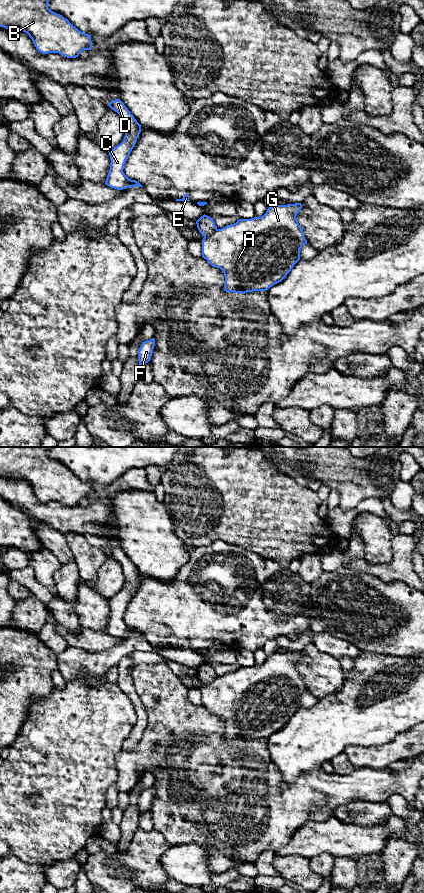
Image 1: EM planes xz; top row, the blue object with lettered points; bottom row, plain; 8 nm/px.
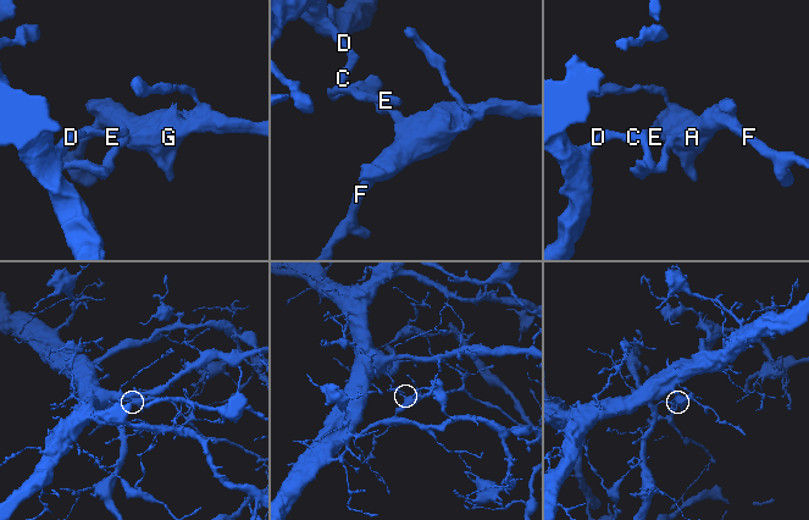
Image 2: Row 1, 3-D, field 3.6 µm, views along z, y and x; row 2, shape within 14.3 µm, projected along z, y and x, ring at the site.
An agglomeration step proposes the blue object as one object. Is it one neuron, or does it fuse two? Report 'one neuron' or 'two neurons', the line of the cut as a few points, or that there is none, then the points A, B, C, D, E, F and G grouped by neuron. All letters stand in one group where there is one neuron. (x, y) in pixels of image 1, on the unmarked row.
two neurons; cut in xz along (217, 677), (204, 685); A F G / B C D E

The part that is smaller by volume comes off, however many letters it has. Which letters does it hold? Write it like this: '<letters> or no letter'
A, F, G

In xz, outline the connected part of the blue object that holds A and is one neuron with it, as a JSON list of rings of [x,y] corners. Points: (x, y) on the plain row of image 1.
[[[302,652],[272,653],[261,665],[239,667],[236,671],[217,677],[202,688],[202,705],[213,715],[220,716],[225,723],[224,739],[242,741],[266,739],[281,730],[300,708],[300,697],[307,692],[303,676],[299,673],[296,663],[301,659]]]

